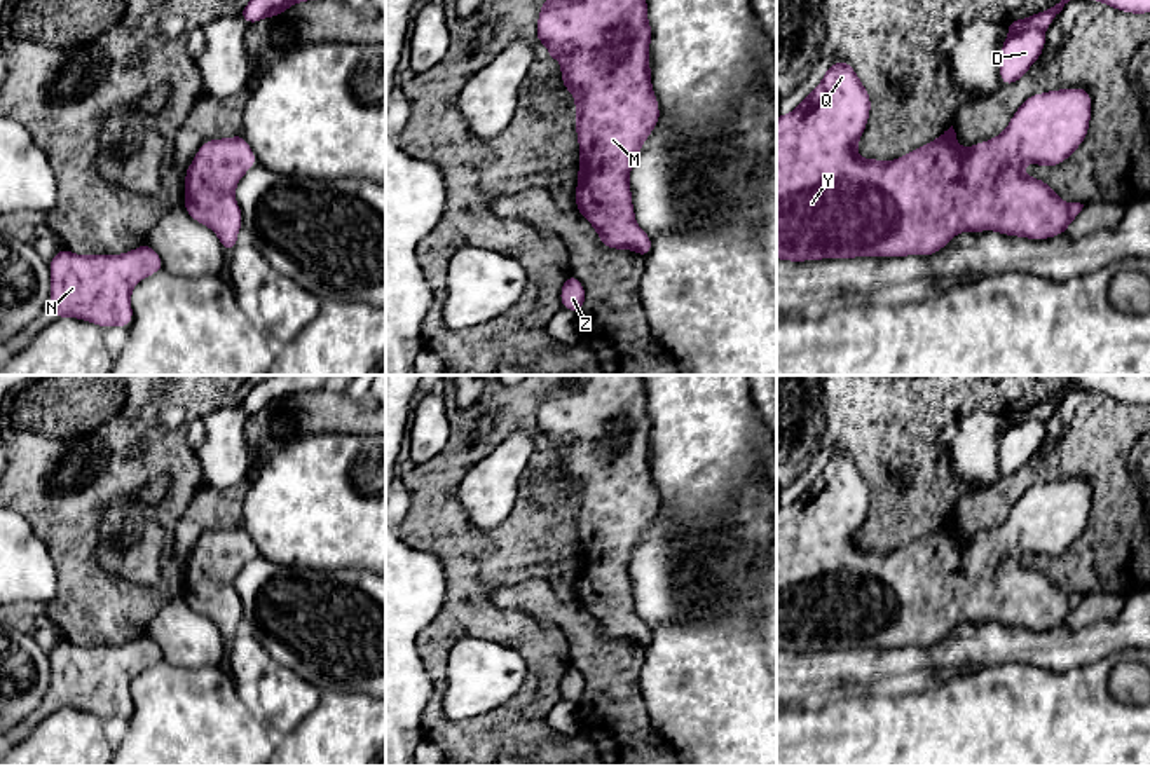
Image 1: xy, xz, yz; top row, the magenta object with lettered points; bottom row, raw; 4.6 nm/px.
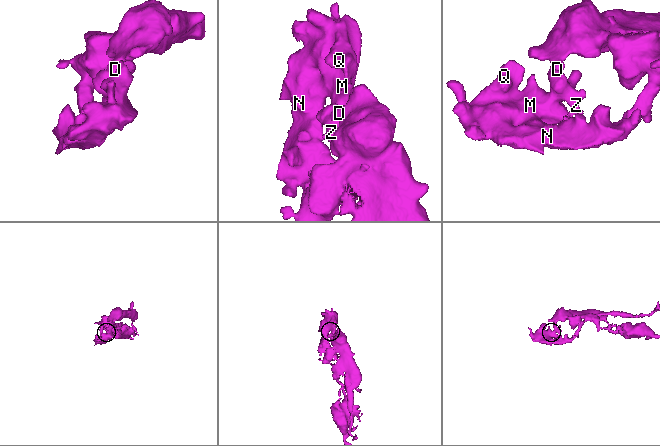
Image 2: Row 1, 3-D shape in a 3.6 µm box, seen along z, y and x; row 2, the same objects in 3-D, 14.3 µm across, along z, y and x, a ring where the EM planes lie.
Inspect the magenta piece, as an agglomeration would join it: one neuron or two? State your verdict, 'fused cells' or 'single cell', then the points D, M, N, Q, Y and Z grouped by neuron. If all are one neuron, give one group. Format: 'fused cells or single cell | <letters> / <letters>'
single cell | D M N Q Y Z

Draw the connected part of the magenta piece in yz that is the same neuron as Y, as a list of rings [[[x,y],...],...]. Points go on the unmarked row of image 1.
[[[845,450],[827,457],[820,475],[791,503],[777,508],[777,649],[808,653],[855,647],[927,647],[939,644],[960,623],[995,621],[1035,632],[1066,625],[1084,595],[1066,595],[1044,571],[1026,567],[1024,553],[1063,555],[1085,530],[1092,492],[1084,478],[1056,480],[1028,487],[1005,522],[989,532],[963,539],[953,516],[937,530],[899,550],[860,550],[857,534],[867,518],[871,487]]]

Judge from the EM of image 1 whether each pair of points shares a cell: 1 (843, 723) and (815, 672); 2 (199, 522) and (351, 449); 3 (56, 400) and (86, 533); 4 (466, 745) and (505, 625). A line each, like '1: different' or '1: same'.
1: different
2: different
3: same
4: same

